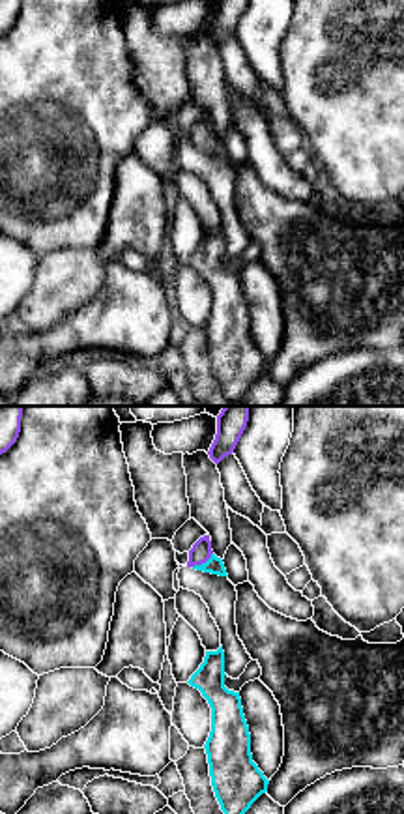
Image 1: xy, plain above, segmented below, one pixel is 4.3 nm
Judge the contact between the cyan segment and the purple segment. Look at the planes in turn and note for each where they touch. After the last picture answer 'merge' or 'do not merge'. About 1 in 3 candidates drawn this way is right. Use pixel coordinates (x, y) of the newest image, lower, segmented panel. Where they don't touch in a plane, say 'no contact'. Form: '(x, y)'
(202, 564)

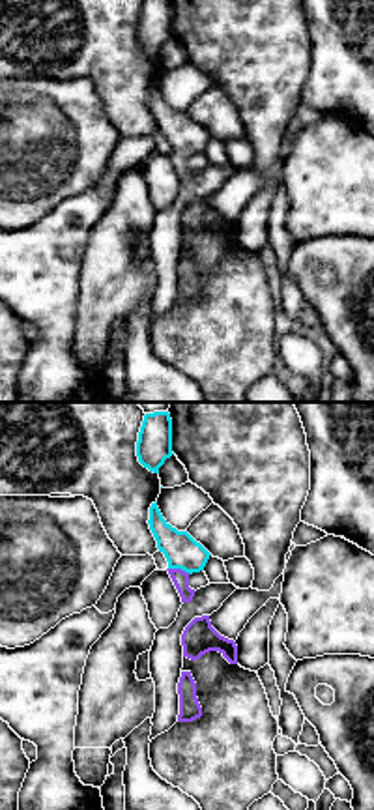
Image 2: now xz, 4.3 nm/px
(180, 567)

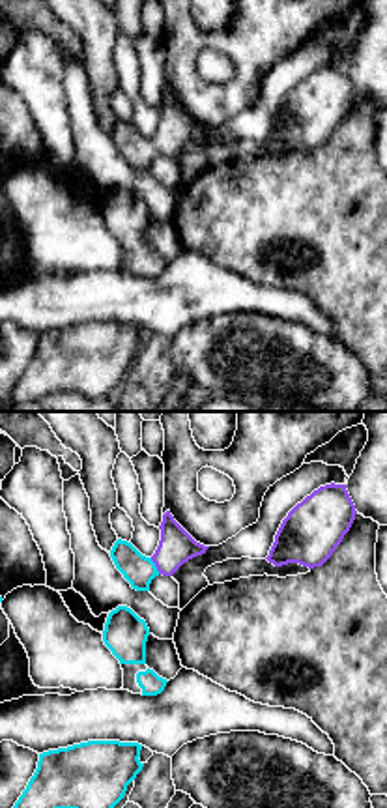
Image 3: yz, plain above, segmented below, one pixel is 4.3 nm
(154, 565)

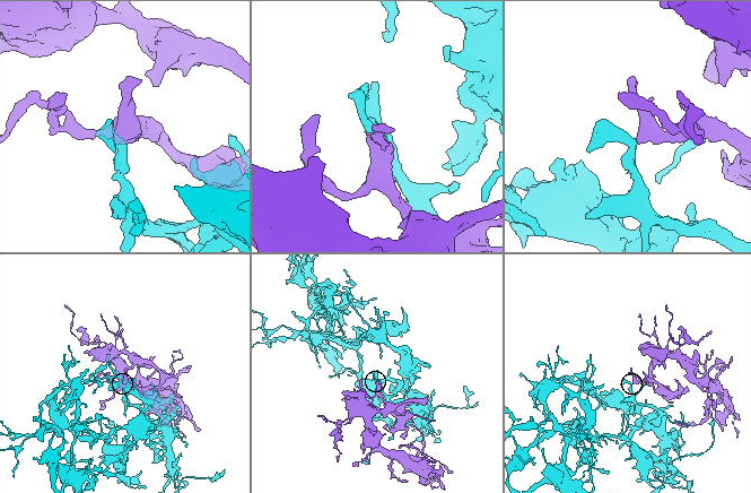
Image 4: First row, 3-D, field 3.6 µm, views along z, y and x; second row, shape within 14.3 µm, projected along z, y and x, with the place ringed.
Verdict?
merge

